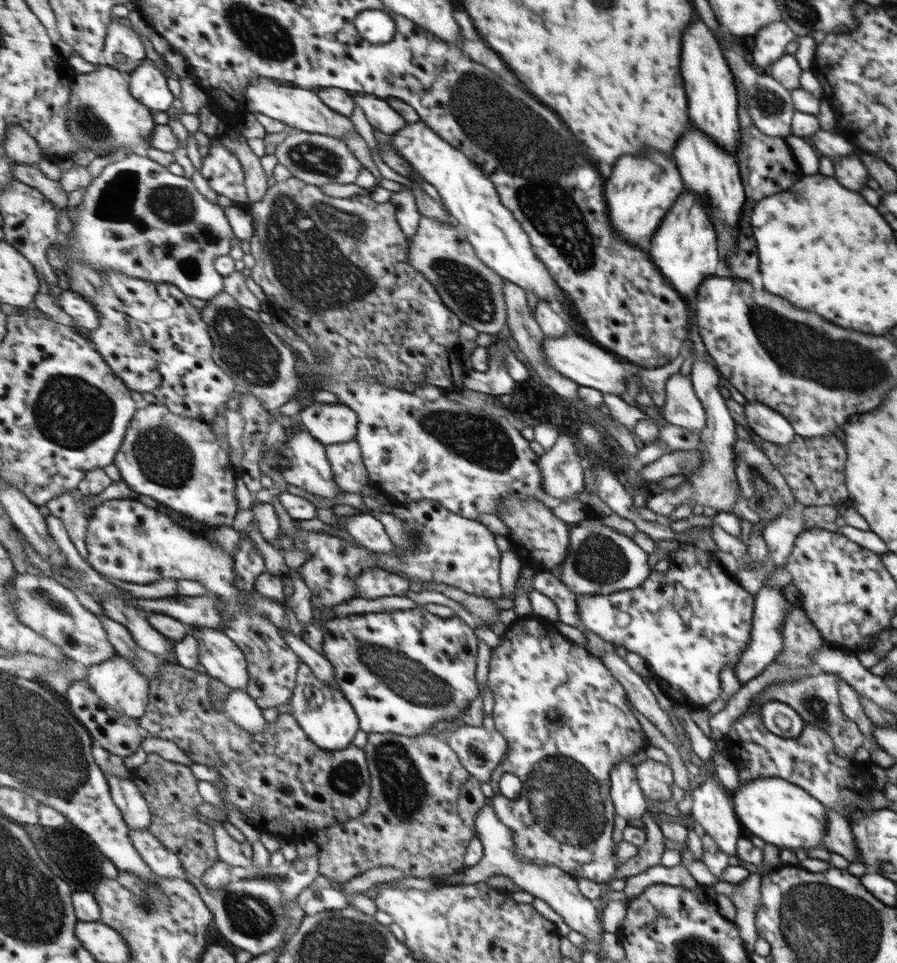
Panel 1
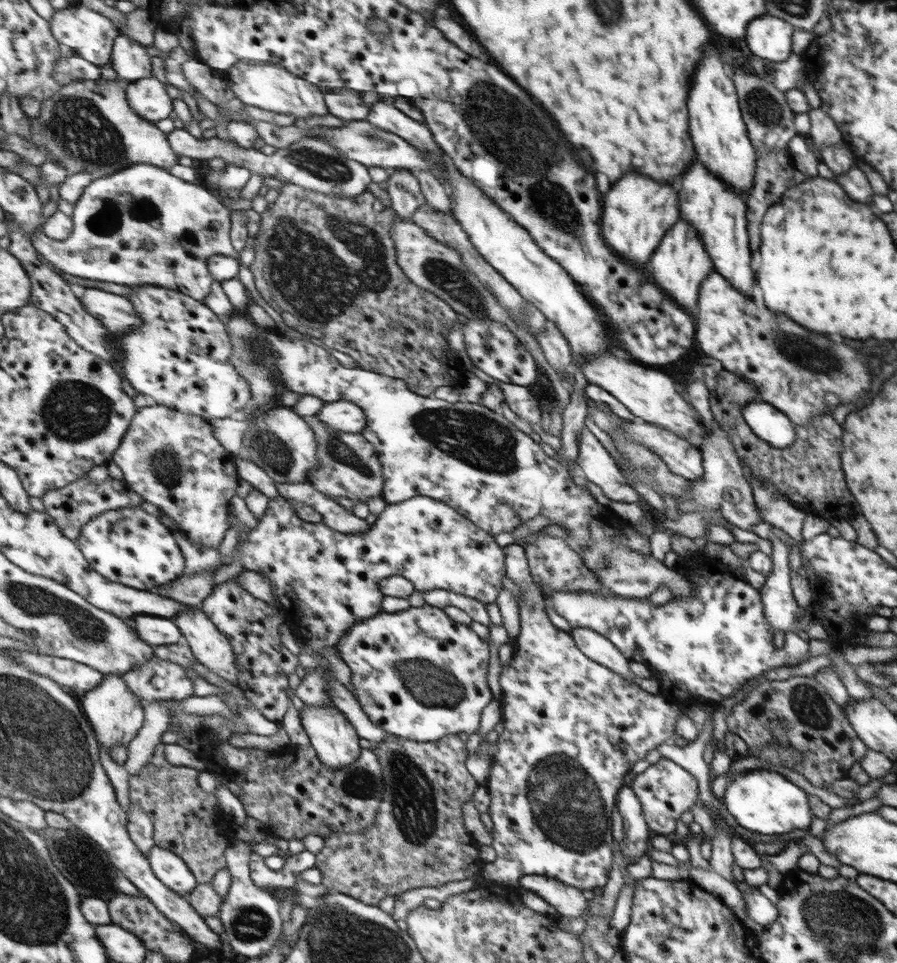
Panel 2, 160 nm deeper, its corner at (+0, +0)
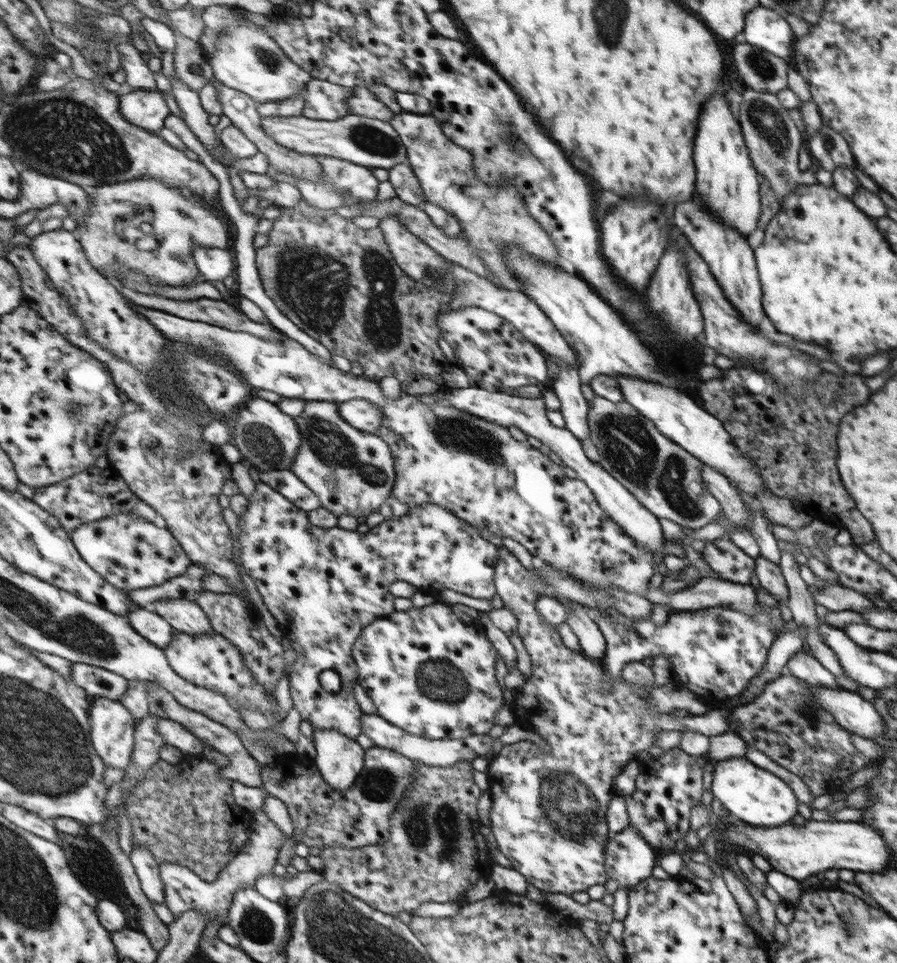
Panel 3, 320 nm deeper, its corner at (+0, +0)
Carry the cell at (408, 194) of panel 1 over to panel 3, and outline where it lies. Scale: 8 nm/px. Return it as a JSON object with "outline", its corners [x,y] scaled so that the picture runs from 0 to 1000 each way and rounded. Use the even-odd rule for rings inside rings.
{"outline":[[[441,170],[433,177],[433,181],[447,208],[463,214],[469,214],[475,210],[467,184],[463,181],[457,170]]]}

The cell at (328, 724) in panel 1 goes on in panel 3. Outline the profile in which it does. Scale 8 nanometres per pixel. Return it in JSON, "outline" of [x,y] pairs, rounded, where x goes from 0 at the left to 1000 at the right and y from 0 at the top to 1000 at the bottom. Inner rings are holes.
{"outline":[[[350,757],[352,789],[362,811],[376,821],[389,821],[407,798],[408,779],[376,757]]]}

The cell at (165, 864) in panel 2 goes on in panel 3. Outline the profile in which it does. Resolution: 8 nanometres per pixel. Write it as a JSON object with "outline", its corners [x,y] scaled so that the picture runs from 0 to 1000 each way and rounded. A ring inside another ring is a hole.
{"outline":[[[292,840],[282,845],[280,854],[279,873],[268,883],[268,888],[243,910],[240,916],[226,914],[211,901],[195,896],[182,896],[178,899],[179,912],[185,922],[185,940],[201,952],[210,945],[223,945],[232,949],[232,955],[237,957],[245,953],[249,957],[255,955],[253,943],[258,943],[262,929],[268,922],[285,922],[287,912],[305,907],[311,897],[312,882],[322,868],[298,847]]]}

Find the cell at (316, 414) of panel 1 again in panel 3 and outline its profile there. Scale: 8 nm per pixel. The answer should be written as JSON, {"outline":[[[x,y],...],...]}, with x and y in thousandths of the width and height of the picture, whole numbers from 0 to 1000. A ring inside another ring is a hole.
{"outline":[[[391,414],[378,418],[381,433],[396,444],[408,450],[421,451],[430,433],[427,425],[409,414]]]}

